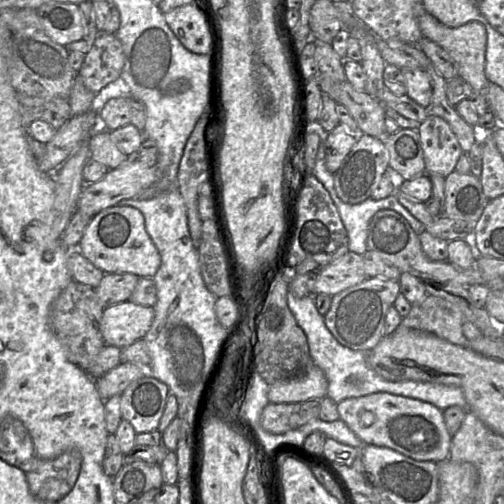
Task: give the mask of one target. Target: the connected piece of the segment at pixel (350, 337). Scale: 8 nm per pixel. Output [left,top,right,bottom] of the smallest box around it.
[324,278,400,352]

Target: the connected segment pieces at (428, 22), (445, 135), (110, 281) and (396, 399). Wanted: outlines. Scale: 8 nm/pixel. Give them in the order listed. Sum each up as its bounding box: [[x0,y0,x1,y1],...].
[[418,11,490,98],[417,113,464,177],[95,273,139,307],[337,392,452,463]]

